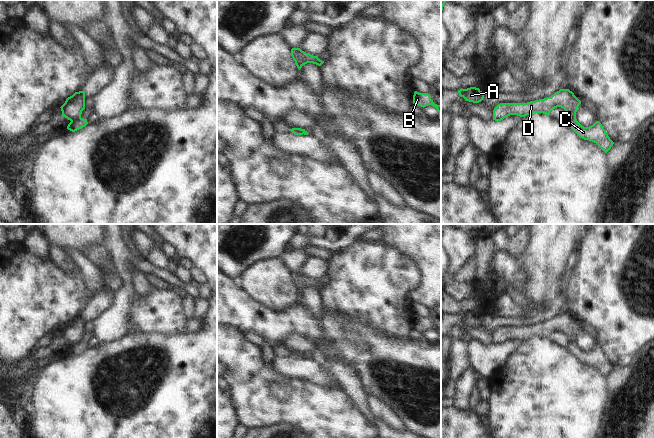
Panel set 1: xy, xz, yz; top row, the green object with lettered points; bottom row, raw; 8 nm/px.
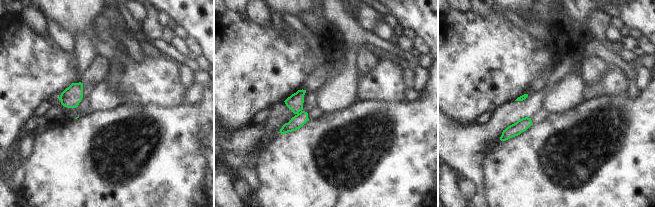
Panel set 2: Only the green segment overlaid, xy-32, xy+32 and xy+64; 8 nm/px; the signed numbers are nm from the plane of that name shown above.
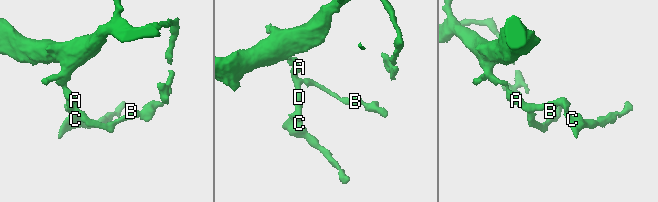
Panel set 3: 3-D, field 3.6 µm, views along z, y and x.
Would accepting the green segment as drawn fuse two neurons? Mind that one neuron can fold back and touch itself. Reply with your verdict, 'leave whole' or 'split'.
split

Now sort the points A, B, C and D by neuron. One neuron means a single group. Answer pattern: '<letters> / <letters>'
A B D / C

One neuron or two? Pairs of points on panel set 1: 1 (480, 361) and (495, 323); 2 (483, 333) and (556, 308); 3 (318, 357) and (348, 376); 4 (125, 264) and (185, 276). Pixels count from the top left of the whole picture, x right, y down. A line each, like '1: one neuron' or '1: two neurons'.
1: two neurons
2: one neuron
3: two neurons
4: two neurons

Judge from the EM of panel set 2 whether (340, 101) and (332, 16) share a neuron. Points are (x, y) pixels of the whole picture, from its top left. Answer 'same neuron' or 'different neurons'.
same neuron

